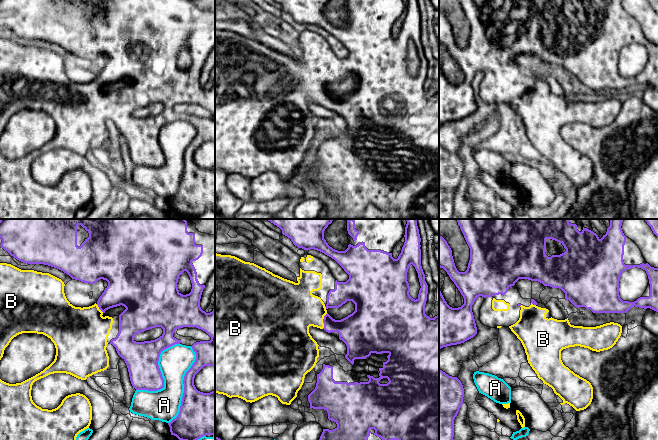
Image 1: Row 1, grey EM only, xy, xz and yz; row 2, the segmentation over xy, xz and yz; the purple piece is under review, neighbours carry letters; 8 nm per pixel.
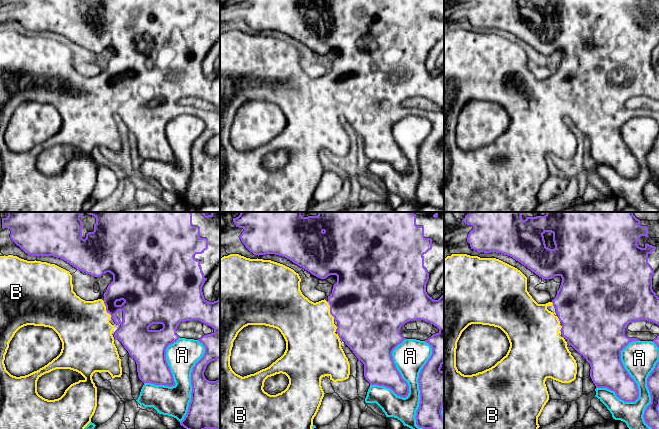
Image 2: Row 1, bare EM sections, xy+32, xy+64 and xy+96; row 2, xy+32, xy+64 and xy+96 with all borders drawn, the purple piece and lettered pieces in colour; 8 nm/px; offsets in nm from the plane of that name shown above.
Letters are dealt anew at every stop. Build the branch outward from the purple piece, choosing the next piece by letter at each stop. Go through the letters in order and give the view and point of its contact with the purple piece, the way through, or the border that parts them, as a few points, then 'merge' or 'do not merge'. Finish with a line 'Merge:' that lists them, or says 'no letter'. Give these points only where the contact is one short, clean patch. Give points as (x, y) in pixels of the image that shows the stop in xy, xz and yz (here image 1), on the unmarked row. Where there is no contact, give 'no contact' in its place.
A: meets purple in xy at (161, 150); do not merge
B: meets purple in xz at (323, 97); merge
Merge: B

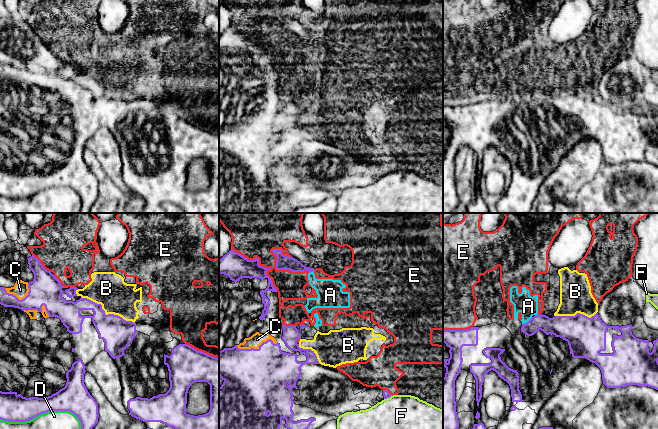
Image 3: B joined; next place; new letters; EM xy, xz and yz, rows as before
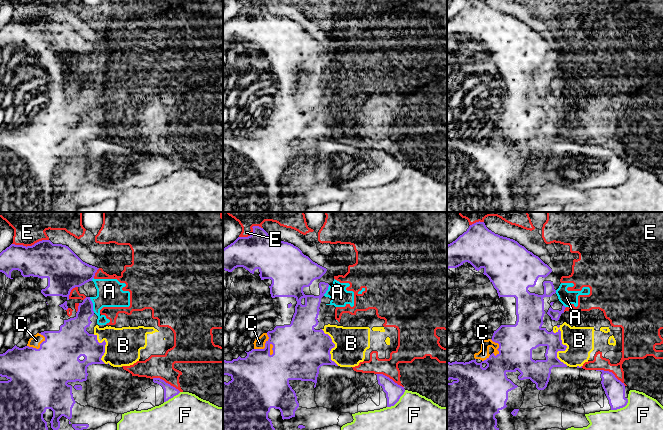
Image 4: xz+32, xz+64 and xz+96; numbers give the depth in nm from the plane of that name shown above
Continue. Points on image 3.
A: meets purple in yz at (528, 97); border along yz (532, 93), (522, 100); do not merge
B: meets purple in xy at (105, 90); do not merge
C: meets purple in xz at (256, 125); do not merge
D: meets purple in xy at (46, 188); do not merge
E: meets purple in xz at (258, 39); do not merge
F: meets purple in xz at (387, 173); do not merge
Merge: no letter

